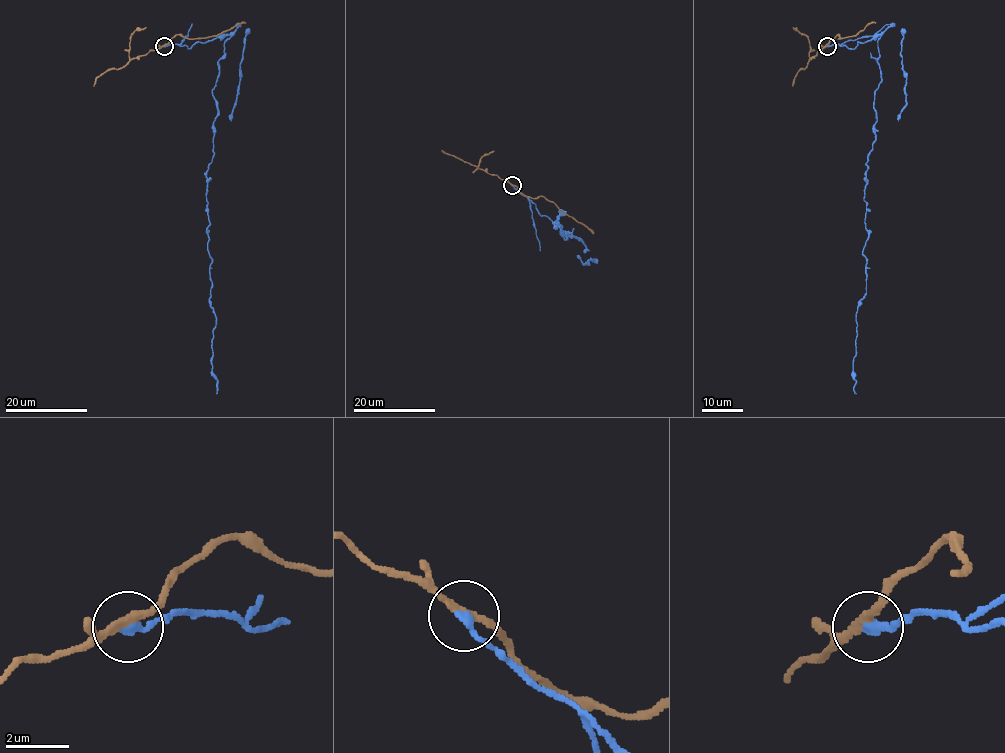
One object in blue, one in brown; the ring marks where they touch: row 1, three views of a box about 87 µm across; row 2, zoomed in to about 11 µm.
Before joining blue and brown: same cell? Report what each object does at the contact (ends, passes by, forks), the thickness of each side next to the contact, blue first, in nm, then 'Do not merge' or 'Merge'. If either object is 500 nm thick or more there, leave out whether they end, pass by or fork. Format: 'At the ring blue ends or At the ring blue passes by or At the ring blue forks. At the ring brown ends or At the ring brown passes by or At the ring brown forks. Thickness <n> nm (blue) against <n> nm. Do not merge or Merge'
At the ring blue ends. At the ring brown passes by. Thickness 280 nm (blue) against 240 nm. Do not merge

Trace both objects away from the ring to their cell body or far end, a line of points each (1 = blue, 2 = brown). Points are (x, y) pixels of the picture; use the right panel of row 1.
1: (827, 46), (854, 49), (880, 36), (856, 393)
2: (827, 46), (836, 35), (838, 39), (855, 36), (869, 23), (875, 23)

